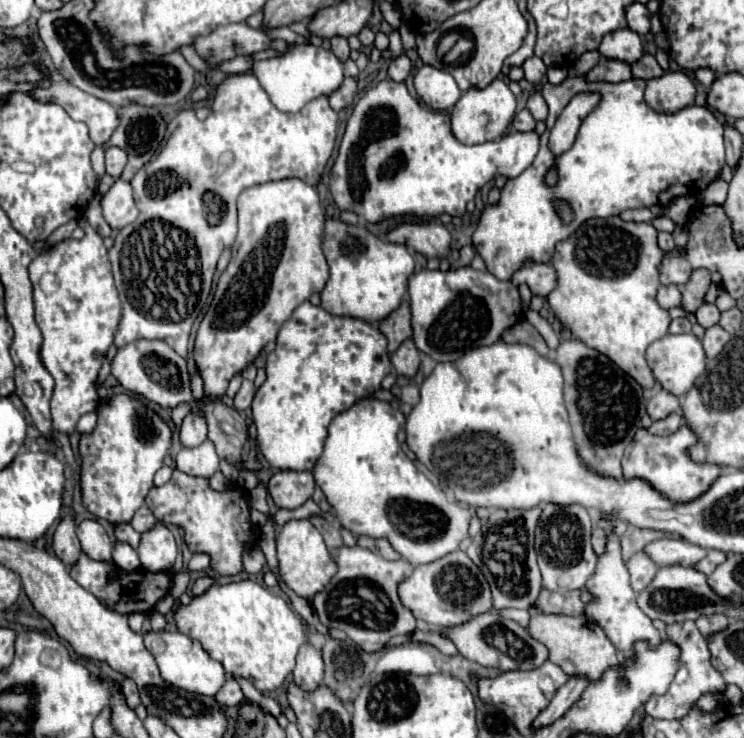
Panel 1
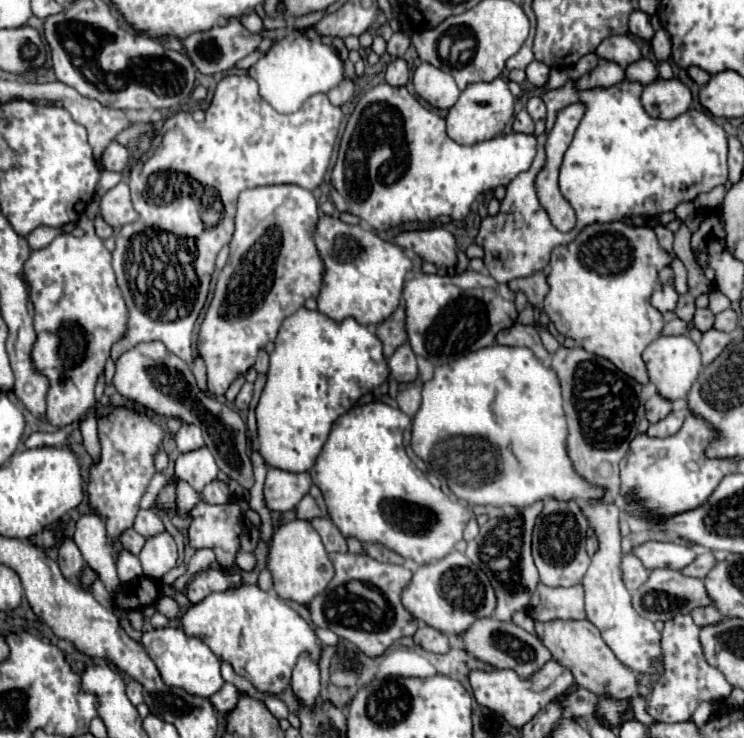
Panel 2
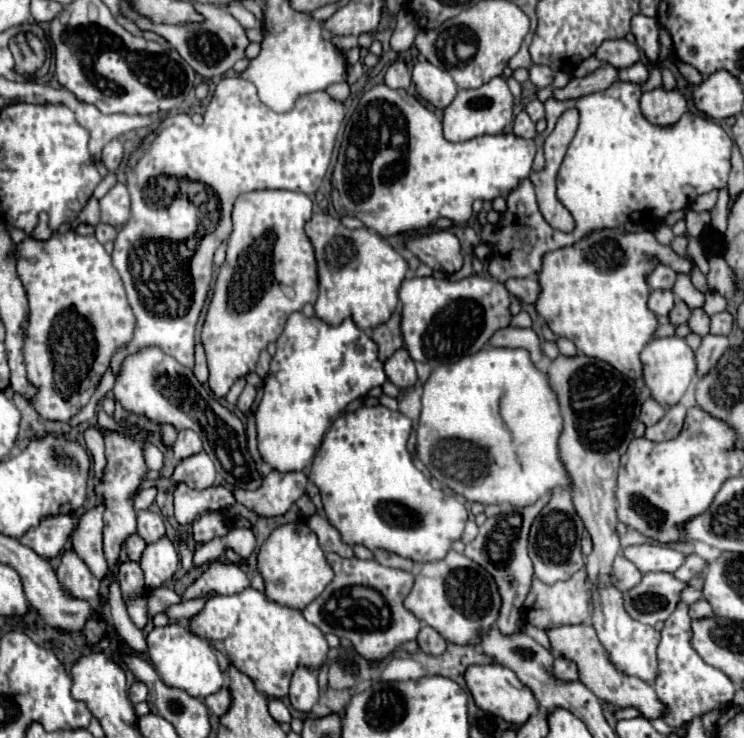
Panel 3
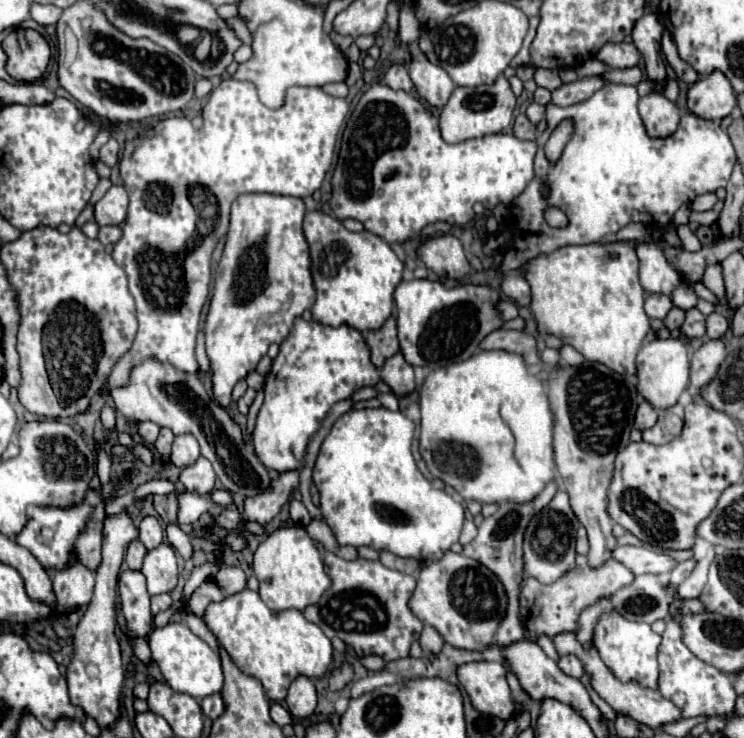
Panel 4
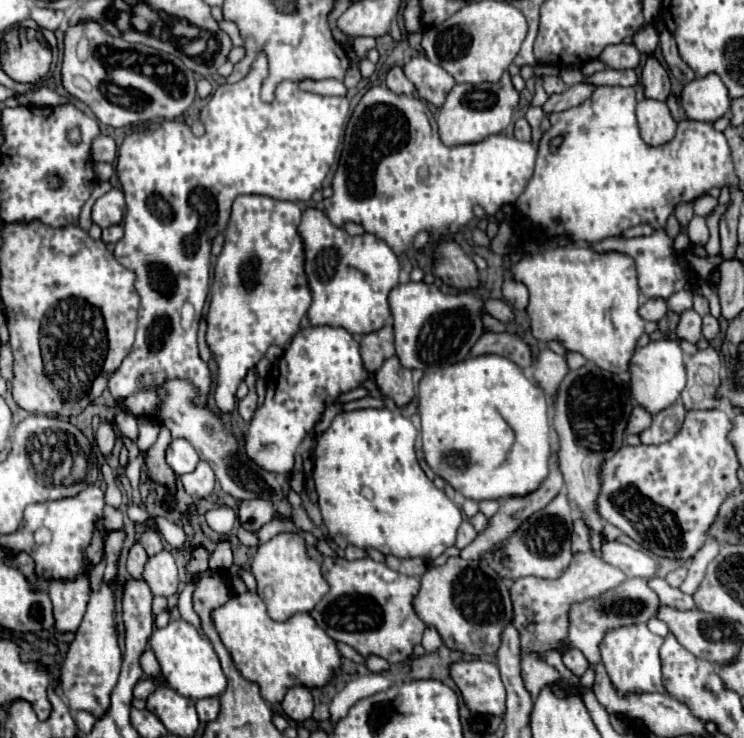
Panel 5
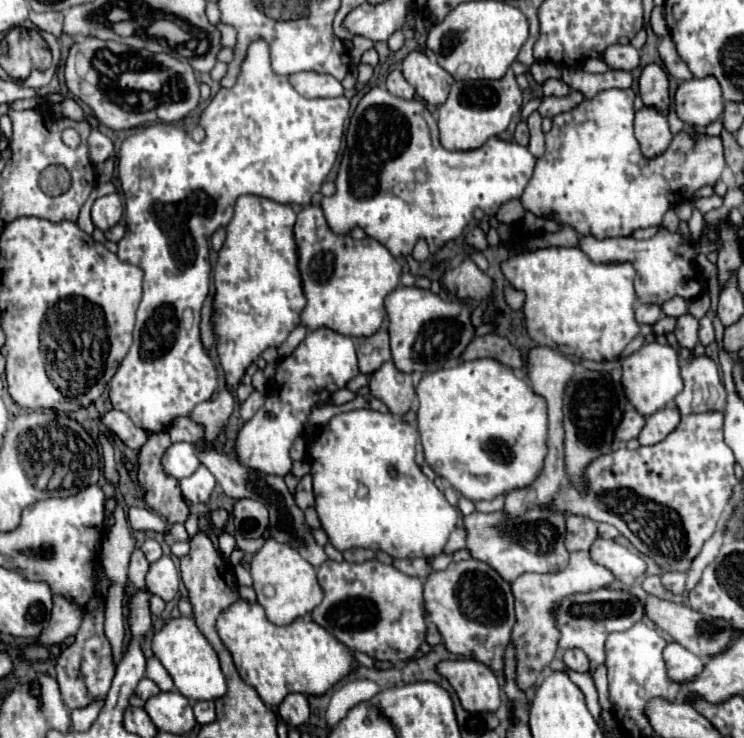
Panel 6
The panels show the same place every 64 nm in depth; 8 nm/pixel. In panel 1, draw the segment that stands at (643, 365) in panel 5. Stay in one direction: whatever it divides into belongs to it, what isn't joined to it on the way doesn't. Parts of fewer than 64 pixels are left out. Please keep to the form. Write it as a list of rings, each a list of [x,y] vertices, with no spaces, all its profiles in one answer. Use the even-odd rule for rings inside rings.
[[[692,332],[690,334],[668,334],[668,336],[652,342],[652,346],[646,352],[646,360],[648,360],[656,380],[662,384],[662,388],[676,396],[684,396],[706,368],[706,354],[704,354],[702,342]]]

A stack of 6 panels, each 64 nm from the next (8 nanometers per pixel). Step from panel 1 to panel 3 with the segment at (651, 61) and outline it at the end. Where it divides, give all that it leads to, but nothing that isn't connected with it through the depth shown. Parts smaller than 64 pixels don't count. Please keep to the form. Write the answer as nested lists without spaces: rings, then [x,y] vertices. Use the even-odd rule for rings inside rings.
[[[636,62],[630,68],[620,70],[620,80],[624,82],[636,82],[636,84],[644,84],[648,80],[648,66],[644,62]]]

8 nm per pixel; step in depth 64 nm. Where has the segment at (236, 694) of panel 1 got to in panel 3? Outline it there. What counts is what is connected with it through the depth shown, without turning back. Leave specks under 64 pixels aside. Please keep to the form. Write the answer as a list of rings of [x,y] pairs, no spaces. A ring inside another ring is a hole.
[[[228,686],[220,688],[216,694],[208,696],[204,702],[206,702],[206,706],[208,706],[208,710],[210,710],[210,712],[214,712],[214,714],[218,714],[218,716],[222,716],[222,714],[230,708],[230,702],[232,702],[230,688],[228,688]]]

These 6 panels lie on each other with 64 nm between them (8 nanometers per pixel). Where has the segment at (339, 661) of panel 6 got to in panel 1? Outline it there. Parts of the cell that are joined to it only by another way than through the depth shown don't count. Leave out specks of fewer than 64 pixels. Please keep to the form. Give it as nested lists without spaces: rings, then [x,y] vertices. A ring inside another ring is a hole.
[[[252,580],[210,586],[204,594],[194,596],[190,604],[180,604],[174,622],[180,632],[196,638],[214,660],[222,662],[226,674],[250,678],[262,692],[274,690],[286,680],[300,644],[308,640],[300,616],[286,600]]]

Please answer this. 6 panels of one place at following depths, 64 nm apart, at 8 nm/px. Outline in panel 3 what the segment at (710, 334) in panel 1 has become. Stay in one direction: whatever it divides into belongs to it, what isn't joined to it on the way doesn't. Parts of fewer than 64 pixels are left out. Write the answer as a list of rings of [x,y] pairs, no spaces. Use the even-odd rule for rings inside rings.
[[[704,336],[700,348],[696,350],[696,362],[698,362],[698,376],[704,376],[710,372],[710,368],[720,360],[724,350],[728,348],[728,336]]]

